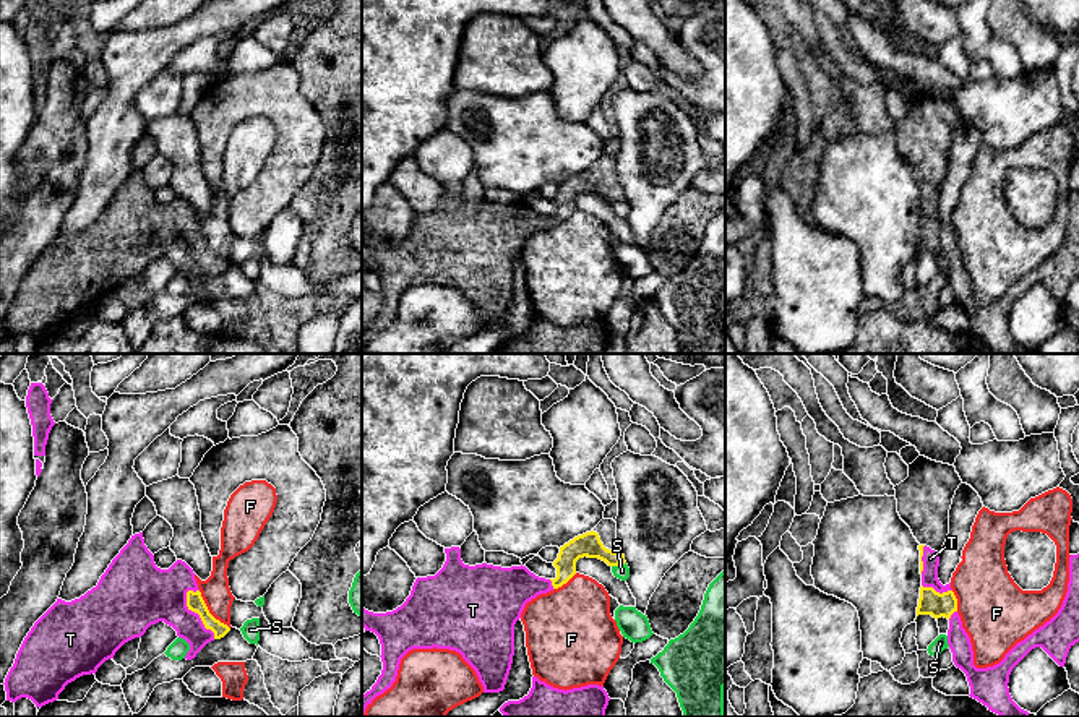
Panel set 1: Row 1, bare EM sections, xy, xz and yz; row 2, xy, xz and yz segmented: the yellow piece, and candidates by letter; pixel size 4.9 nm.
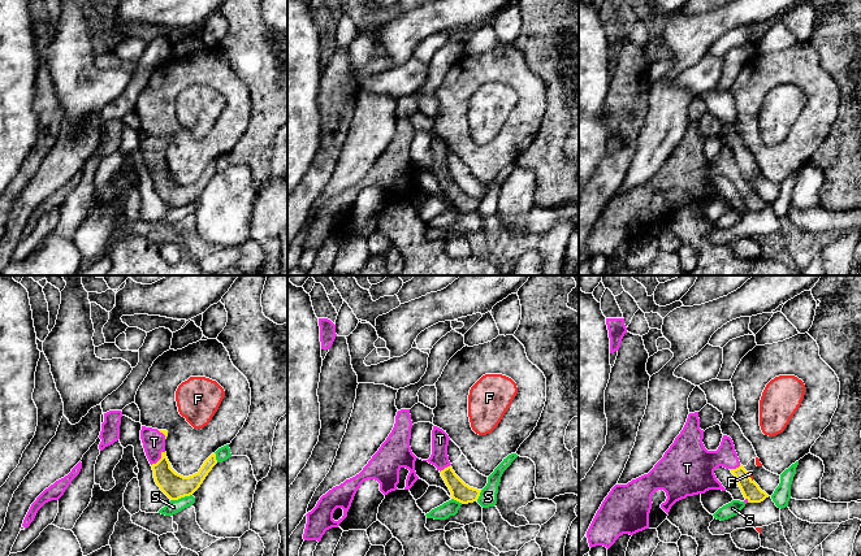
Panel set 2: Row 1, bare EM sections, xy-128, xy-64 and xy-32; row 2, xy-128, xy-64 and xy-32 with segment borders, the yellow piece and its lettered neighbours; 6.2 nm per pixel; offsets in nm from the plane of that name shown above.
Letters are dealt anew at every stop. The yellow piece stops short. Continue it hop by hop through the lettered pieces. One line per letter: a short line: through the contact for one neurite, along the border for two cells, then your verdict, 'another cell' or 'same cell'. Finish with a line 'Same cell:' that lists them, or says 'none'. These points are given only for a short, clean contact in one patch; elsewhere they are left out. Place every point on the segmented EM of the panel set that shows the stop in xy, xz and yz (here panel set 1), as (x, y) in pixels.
F: line xy (198, 591), (206, 609), (229, 628); another cell
S: line xz (625, 562), (612, 566); another cell
T: same cell
Same cell: T

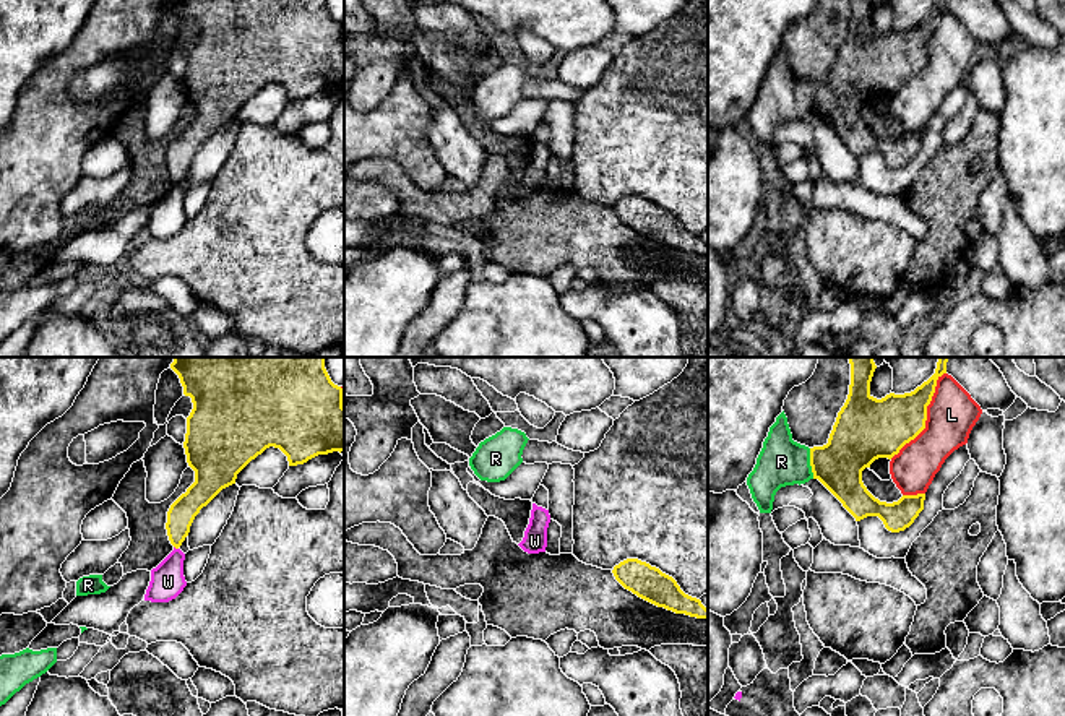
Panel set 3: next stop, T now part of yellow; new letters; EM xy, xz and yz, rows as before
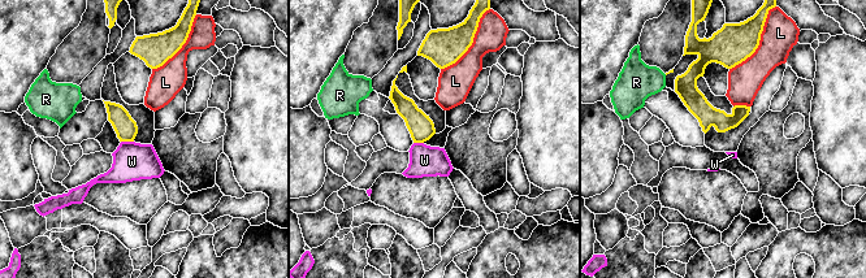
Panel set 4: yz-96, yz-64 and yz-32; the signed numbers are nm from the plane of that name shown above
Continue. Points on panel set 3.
L: another cell
R: another cell
W: line xy (174, 546), (177, 549); another cell
Same cell: none

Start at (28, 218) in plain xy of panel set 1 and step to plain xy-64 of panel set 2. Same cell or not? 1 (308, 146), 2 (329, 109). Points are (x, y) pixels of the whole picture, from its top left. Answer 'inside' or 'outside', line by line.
1: outside
2: inside

